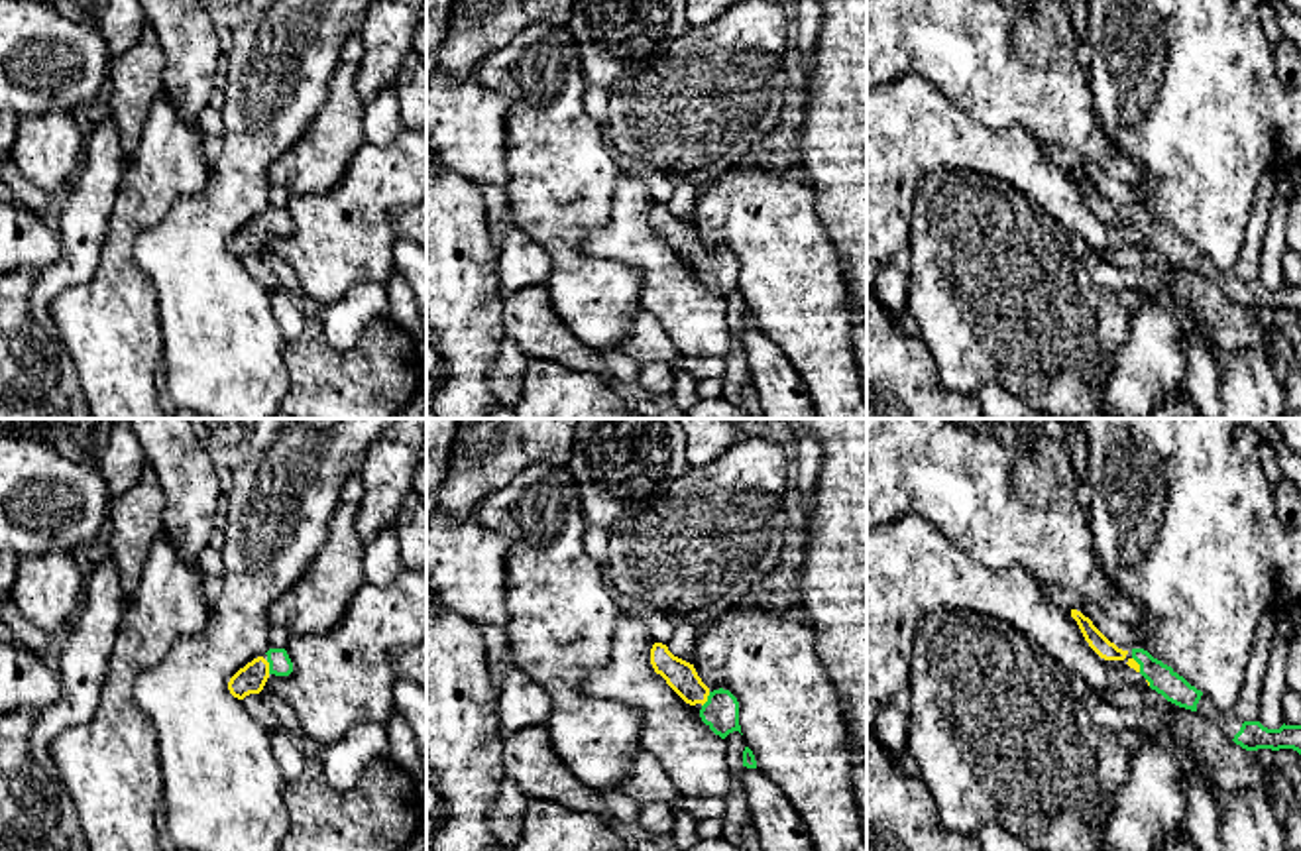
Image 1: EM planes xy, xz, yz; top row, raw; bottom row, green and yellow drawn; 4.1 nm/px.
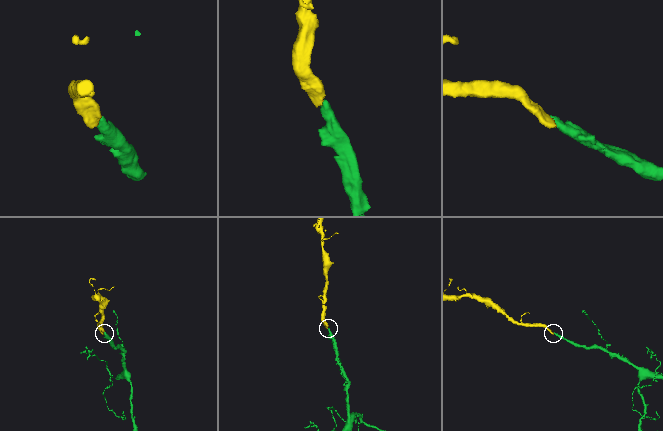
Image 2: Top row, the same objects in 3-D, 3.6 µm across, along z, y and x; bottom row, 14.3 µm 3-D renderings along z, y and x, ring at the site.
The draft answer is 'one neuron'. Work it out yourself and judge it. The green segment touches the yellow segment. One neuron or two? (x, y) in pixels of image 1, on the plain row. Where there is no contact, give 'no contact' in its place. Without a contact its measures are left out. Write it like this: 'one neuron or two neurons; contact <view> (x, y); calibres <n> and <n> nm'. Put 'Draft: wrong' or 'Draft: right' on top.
Draft: right
one neuron; contact xz (708, 260); calibres 150 and 120 nm

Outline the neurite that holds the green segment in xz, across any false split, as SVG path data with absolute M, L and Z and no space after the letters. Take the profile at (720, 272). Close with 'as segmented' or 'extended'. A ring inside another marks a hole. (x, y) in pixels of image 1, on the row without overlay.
M654 202L650 224L666 244L690 265L700 263L702 281L721 299L739 291L739 261L729 250L709 250L698 236L694 224L674 216L666 204Z; extended

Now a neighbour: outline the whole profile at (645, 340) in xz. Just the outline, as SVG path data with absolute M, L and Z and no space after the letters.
M639 309L629 320L619 348L641 366L652 362L674 364L678 358L678 352L660 322L650 312Z

